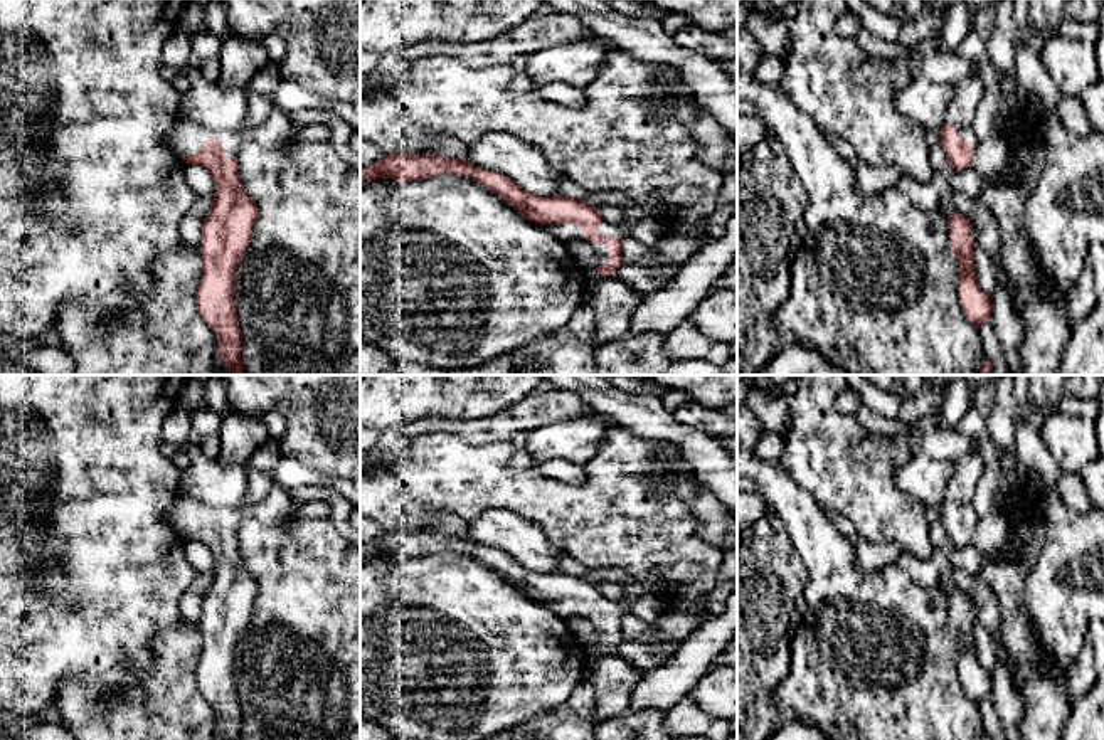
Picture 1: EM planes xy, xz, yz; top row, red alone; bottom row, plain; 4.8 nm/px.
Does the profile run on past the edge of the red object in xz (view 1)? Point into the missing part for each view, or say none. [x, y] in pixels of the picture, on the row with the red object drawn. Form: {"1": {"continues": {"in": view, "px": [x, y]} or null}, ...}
{"1": {"continues": {"in": "xz", "px": [561, 231]}}}

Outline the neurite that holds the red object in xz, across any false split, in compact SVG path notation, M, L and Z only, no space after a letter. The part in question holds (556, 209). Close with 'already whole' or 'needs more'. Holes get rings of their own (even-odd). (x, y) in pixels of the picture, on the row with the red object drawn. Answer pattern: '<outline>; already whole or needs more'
M431 153L422 155L385 155L370 166L360 166L360 185L375 178L427 180L443 173L473 178L478 185L500 195L525 219L544 225L552 235L567 242L571 239L587 240L599 261L601 276L614 276L621 262L621 240L626 237L619 225L601 219L596 207L571 197L537 197L523 192L508 177L473 166L466 161L449 160Z; needs more

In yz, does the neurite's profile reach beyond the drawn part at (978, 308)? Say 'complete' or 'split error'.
complete

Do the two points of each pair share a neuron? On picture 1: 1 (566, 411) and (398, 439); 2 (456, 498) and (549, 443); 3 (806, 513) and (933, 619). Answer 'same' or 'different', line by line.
1: same
2: different
3: same

